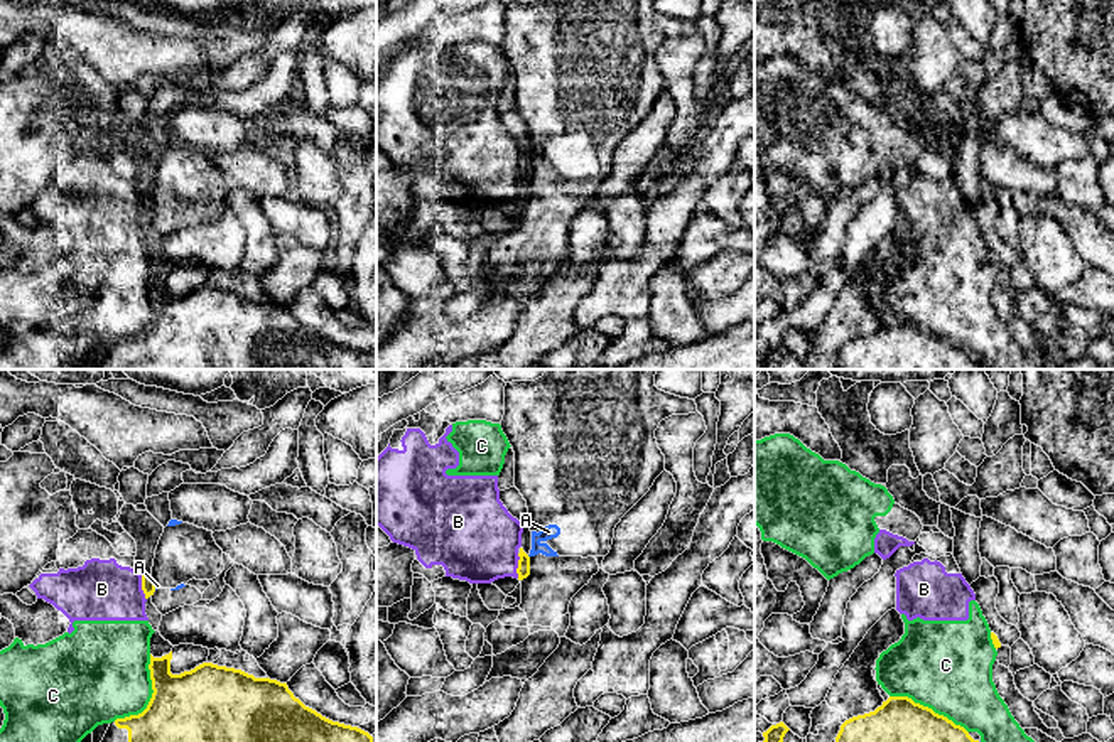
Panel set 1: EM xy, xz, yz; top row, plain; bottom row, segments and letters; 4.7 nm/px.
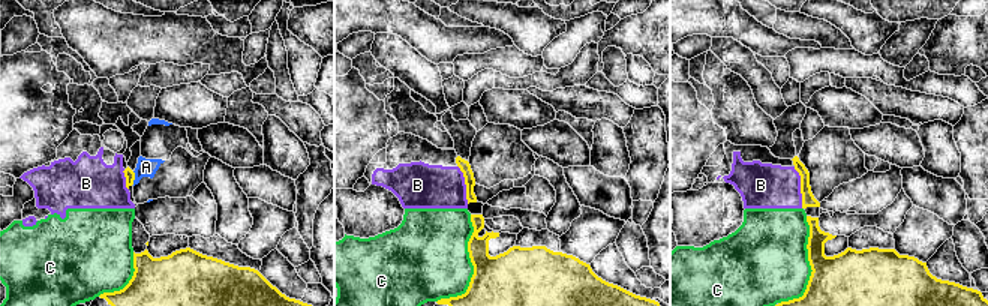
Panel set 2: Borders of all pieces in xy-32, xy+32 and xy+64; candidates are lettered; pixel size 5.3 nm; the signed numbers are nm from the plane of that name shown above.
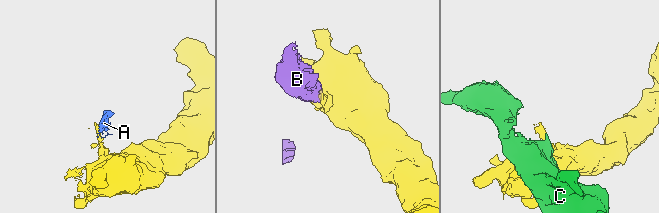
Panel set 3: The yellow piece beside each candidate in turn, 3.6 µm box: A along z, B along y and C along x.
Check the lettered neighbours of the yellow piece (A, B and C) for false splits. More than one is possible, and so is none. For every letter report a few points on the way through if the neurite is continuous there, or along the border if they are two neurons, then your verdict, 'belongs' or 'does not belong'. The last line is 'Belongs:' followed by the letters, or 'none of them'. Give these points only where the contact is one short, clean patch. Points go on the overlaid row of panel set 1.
A: border xy (154, 584), (156, 589); does not belong
B: border xz (519, 553), (517, 577); does not belong
C: does not belong
Belongs: none of them

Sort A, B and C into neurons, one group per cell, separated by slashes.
A / B C

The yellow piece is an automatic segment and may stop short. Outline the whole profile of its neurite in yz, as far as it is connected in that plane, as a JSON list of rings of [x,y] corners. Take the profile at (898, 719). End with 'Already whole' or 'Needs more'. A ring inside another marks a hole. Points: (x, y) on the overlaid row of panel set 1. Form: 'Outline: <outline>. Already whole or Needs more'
Outline: [[[890,696],[874,712],[841,725],[836,742],[979,742],[932,708],[908,696]]]. Already whole

